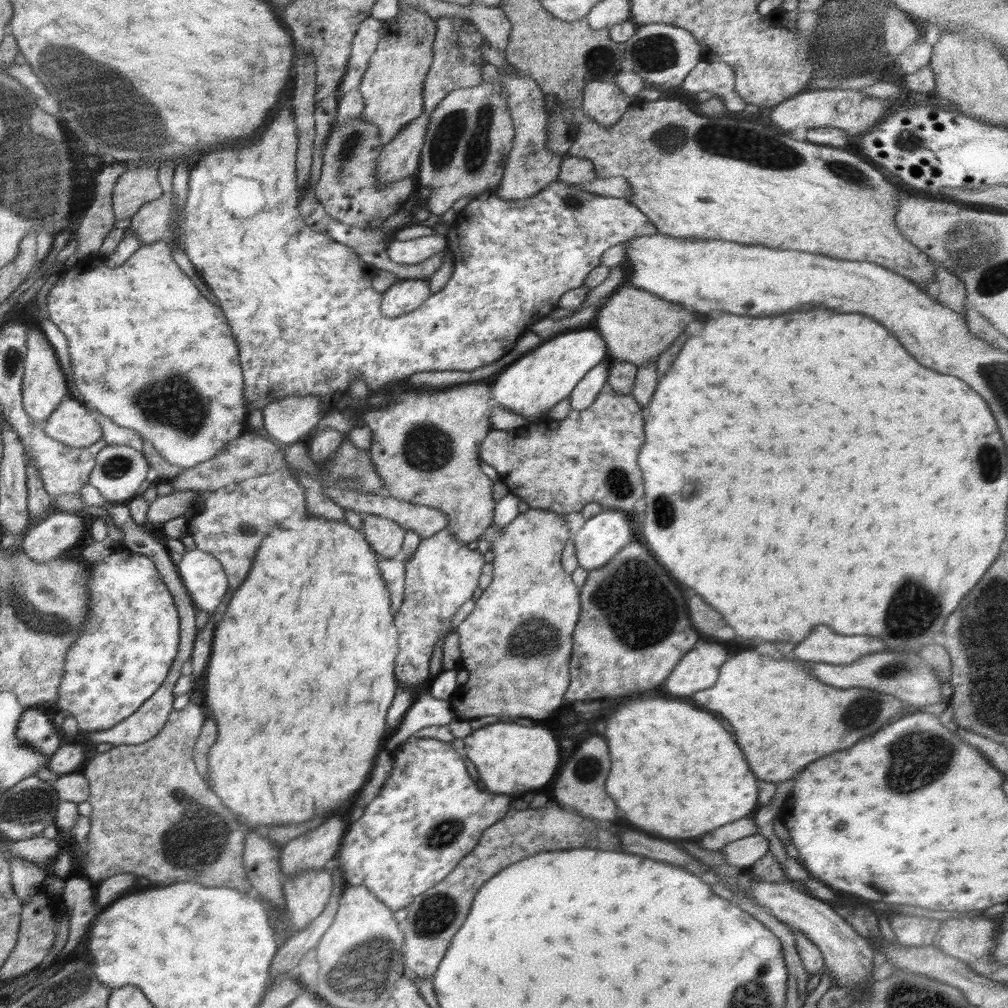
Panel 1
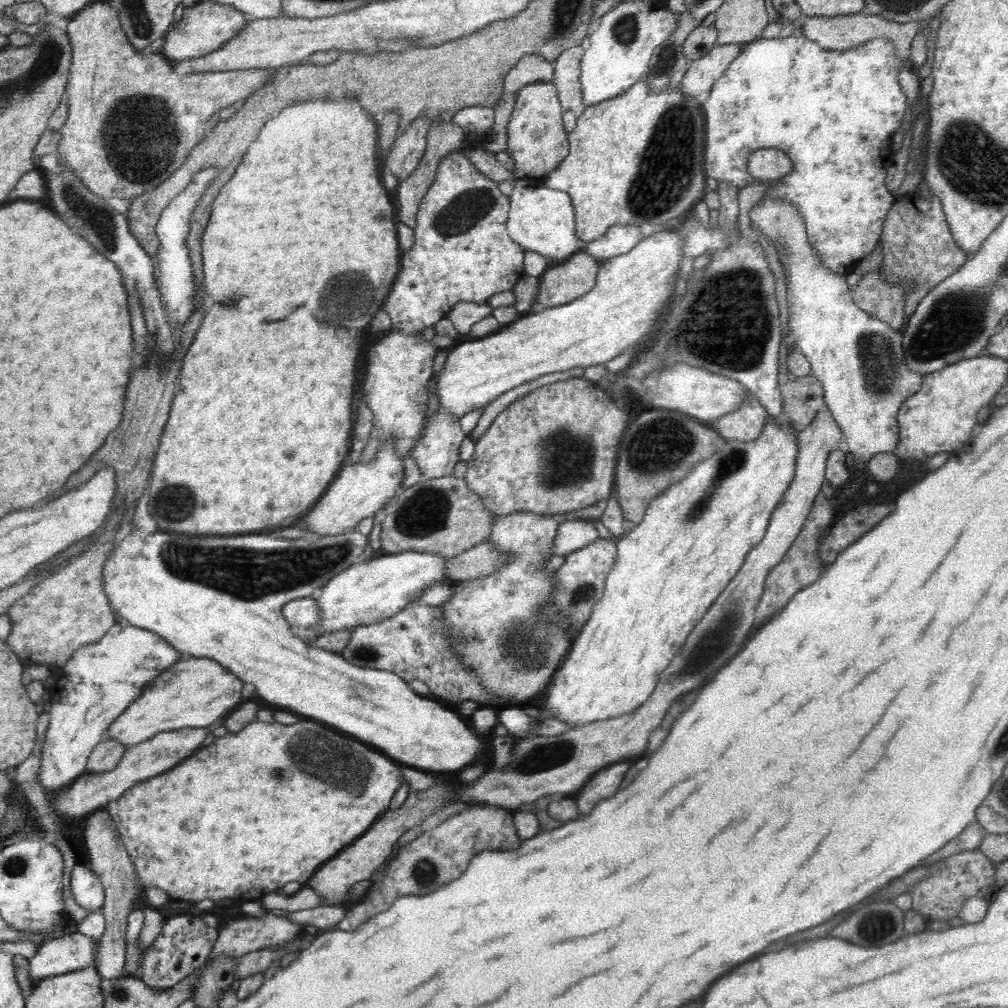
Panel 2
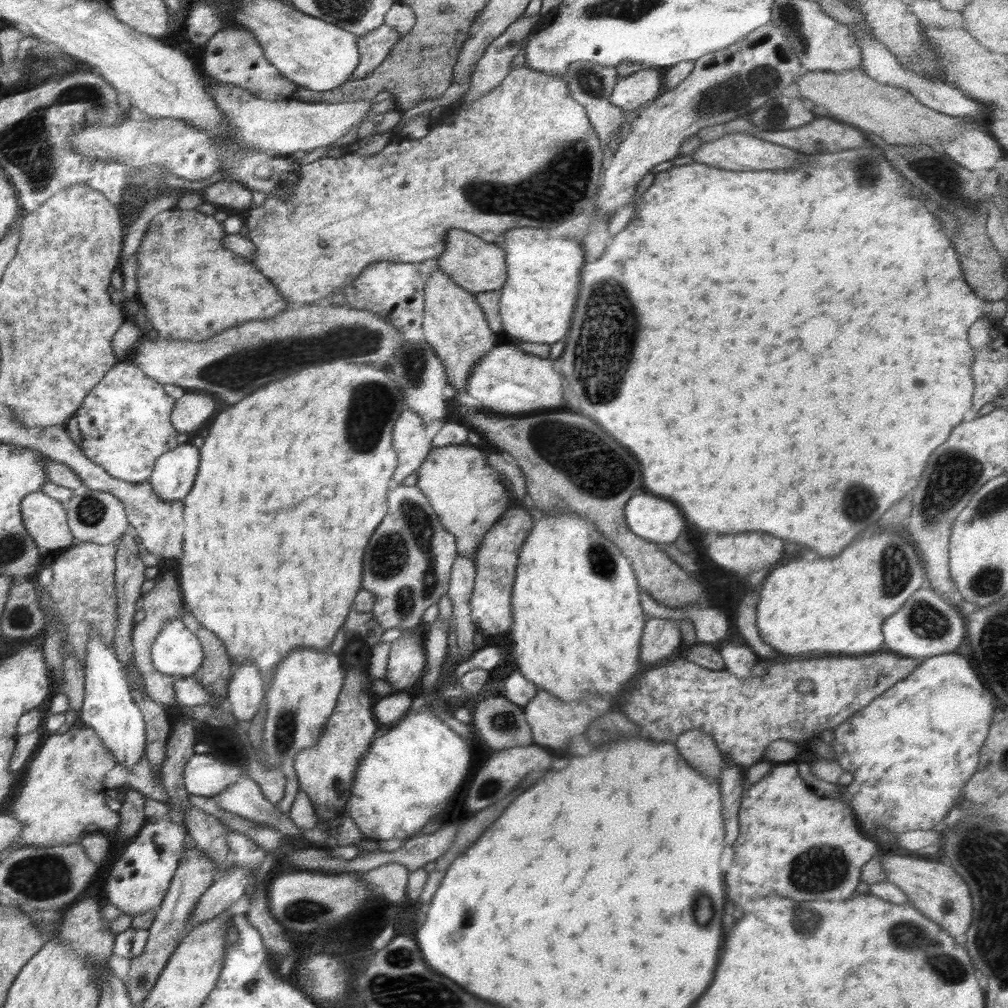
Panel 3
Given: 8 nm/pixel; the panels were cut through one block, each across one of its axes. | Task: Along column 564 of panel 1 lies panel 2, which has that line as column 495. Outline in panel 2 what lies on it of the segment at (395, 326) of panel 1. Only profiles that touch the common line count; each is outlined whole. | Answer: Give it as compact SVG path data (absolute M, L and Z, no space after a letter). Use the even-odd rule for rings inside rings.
M462 148L452 150L440 160L436 178L417 212L414 246L403 254L402 270L398 271L396 282L383 304L394 329L404 333L420 333L434 326L438 320L447 318L458 302L485 303L497 292L510 291L520 277L526 275L523 263L526 250L509 237L505 225L510 202L510 197L498 188L498 183L484 176L464 156Z

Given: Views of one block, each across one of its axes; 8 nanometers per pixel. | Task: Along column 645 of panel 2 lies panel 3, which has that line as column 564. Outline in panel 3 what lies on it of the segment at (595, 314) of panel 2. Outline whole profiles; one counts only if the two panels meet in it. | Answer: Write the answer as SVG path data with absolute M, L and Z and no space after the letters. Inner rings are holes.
M510 228L495 241L506 251L506 268L508 281L500 288L499 311L503 331L510 339L524 342L556 344L568 334L574 304L580 292L580 274L585 265L582 244L568 240L566 237L552 237L548 228Z

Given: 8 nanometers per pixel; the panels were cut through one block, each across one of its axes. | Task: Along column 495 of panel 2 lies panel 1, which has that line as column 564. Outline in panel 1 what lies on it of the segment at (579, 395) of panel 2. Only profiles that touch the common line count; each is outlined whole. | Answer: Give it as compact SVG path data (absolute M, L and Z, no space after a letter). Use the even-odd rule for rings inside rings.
M604 384L602 392L596 396L596 400L594 400L594 404L592 404L590 408L580 410L580 412L578 412L578 410L570 409L570 412L563 420L554 420L547 416L542 418L536 417L531 420L531 424L527 422L524 426L517 427L514 430L491 430L488 436L482 441L481 453L479 455L481 462L486 462L486 464L489 464L492 468L496 469L496 472L499 473L499 481L506 484L510 490L509 493L513 493L513 496L516 496L521 500L526 500L528 507L532 509L548 509L559 513L561 516L565 516L572 512L582 511L582 509L590 502L598 502L601 506L604 506L604 508L610 510L618 509L633 516L633 513L636 510L635 503L645 496L644 483L642 483L642 471L638 466L638 460L636 460L638 454L640 454L640 450L642 450L642 446L644 446L644 440L646 440L643 429L644 414L645 412L640 408L640 404L636 403L632 394L618 396L618 394L612 390L612 386Z

